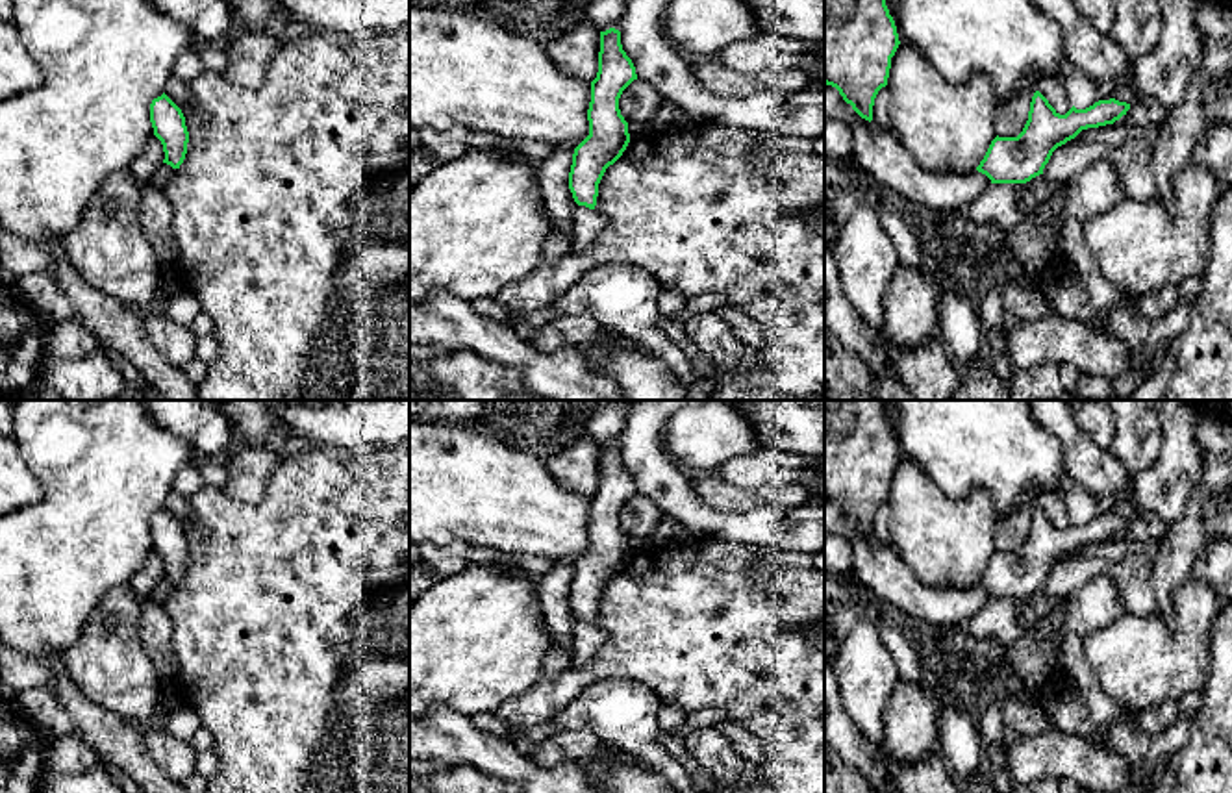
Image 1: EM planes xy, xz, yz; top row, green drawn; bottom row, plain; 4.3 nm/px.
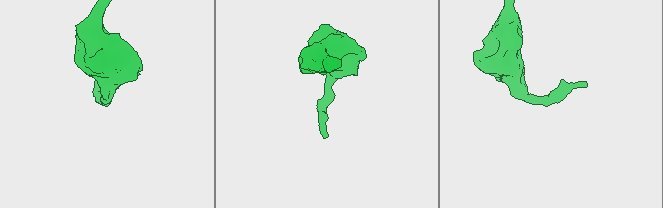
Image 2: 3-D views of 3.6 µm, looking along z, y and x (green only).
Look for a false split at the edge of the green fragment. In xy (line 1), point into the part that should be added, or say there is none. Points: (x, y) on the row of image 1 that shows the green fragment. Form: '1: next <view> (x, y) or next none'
1: next none

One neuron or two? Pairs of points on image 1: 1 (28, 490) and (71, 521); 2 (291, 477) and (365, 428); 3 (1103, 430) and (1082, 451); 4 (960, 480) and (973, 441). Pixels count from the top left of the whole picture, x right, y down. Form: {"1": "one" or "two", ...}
{"1": "two", "2": "two", "3": "two", "4": "one"}

